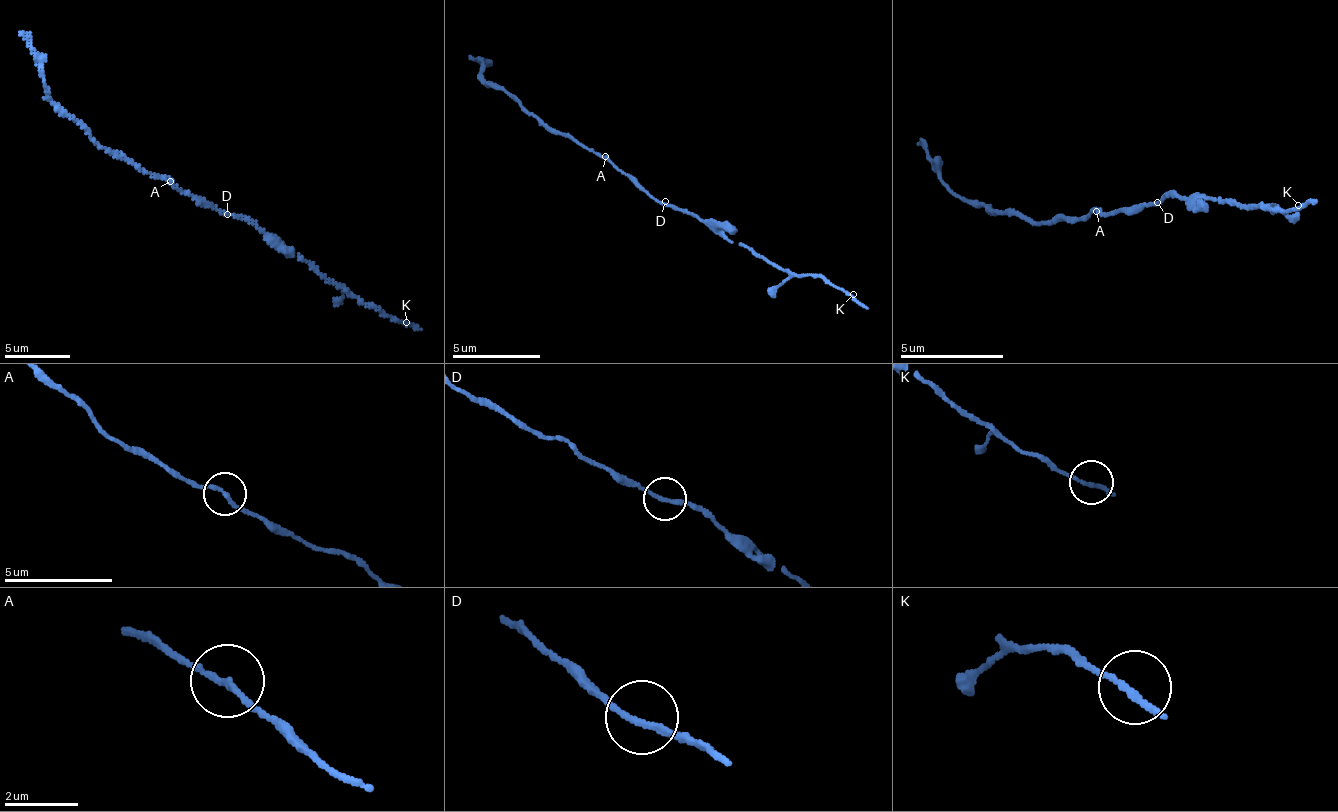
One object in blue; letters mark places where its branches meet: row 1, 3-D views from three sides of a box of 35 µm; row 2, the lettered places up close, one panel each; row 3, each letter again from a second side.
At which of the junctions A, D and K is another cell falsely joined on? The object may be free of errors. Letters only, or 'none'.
none

